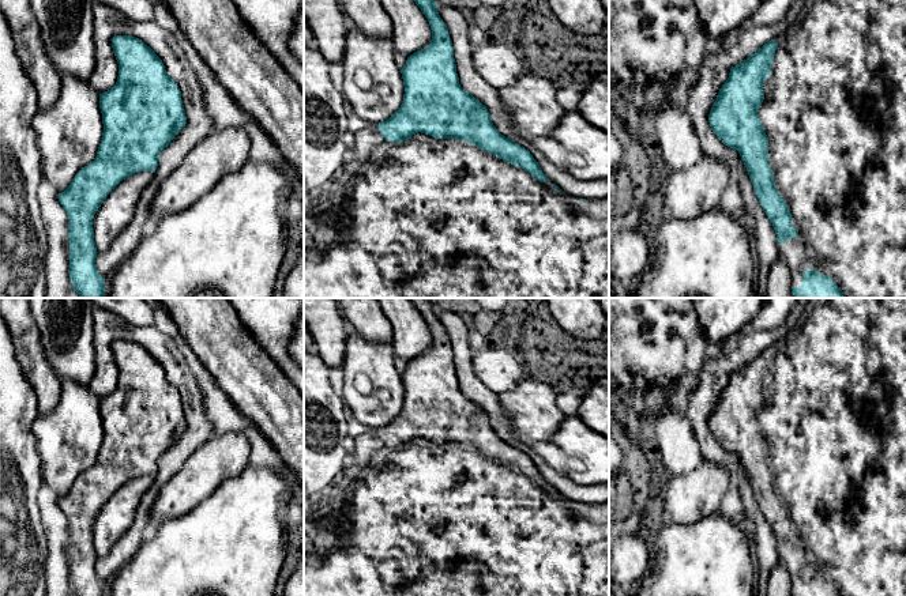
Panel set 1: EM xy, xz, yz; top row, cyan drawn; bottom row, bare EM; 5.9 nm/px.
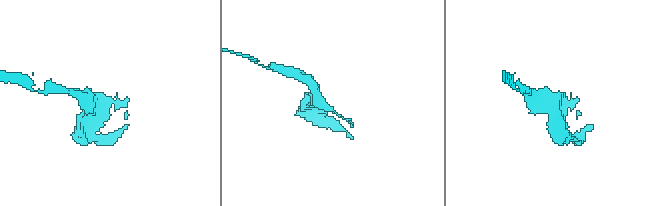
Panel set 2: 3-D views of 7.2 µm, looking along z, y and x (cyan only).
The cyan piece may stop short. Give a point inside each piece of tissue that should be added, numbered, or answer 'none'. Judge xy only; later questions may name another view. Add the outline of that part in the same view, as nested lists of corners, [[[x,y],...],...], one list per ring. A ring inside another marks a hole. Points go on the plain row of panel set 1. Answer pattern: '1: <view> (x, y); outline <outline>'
none

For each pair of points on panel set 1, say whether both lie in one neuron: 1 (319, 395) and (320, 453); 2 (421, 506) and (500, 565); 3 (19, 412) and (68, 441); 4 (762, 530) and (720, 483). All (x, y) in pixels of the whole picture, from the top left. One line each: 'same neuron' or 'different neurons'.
1: same neuron
2: same neuron
3: different neurons
4: different neurons

